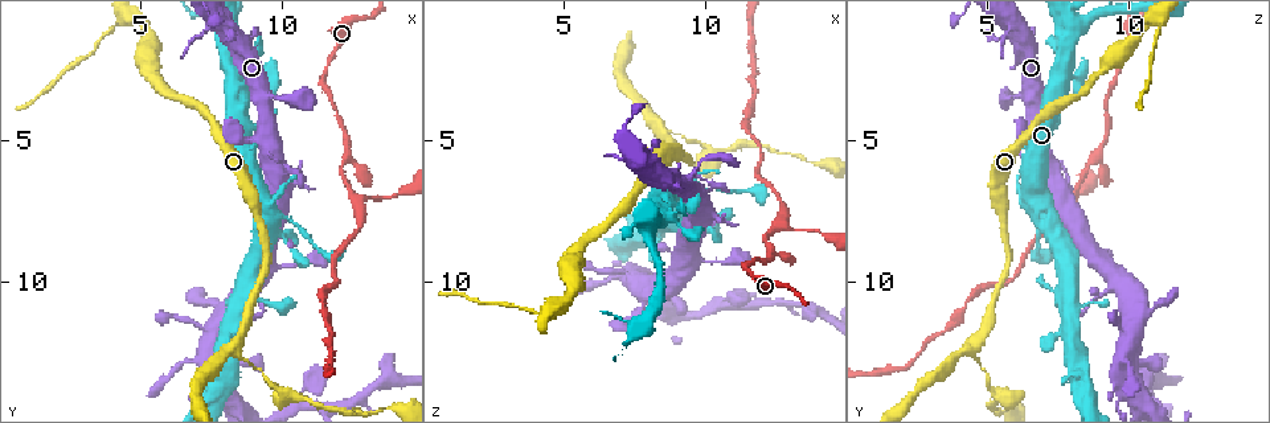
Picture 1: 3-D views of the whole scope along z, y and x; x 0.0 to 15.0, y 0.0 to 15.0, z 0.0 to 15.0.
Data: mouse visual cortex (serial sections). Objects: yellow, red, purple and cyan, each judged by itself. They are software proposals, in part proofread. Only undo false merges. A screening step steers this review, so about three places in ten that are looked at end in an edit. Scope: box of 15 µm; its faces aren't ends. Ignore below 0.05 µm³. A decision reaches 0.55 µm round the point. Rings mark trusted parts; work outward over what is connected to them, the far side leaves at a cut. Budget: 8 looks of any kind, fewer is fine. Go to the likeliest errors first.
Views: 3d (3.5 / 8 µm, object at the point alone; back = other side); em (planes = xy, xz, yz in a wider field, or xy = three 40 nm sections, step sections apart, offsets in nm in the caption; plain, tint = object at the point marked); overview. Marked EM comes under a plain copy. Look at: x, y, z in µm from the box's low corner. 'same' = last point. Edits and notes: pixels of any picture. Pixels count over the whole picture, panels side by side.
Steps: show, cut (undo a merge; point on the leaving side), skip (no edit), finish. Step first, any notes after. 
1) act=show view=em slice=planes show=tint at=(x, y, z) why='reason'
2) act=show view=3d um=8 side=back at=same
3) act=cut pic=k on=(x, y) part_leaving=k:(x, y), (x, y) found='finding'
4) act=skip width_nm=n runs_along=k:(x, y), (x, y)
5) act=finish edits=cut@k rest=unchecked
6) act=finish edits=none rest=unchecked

act=show view=3d um=3.5 at=(3.8, 1.3, 11.0) why='thick turns thin'

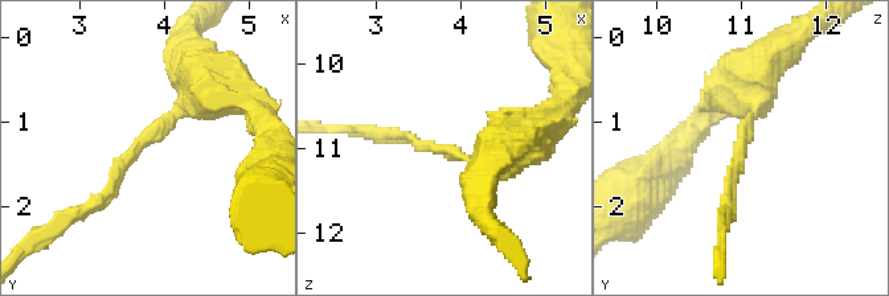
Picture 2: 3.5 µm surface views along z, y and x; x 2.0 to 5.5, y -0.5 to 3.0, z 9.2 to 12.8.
act=show view=em slice=xy step=2 show=tint at=(3.80, 1.20, 11.00) why='now the EM'

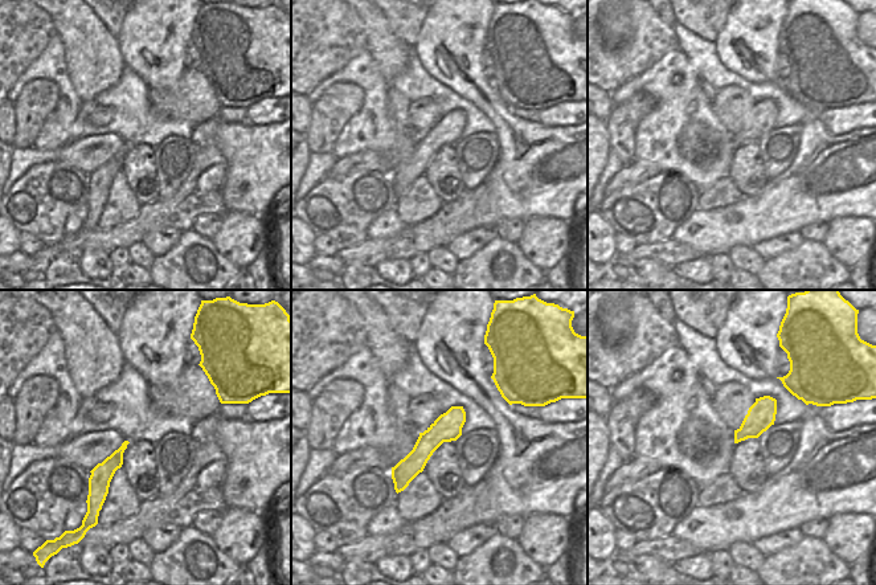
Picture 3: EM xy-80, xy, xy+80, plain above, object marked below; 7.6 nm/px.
act=skip found='continuous, no second cell'

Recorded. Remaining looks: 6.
act=show view=3d um=3.5 at=(12.6, 7.1, 7.9) why='two arms in line, one across'

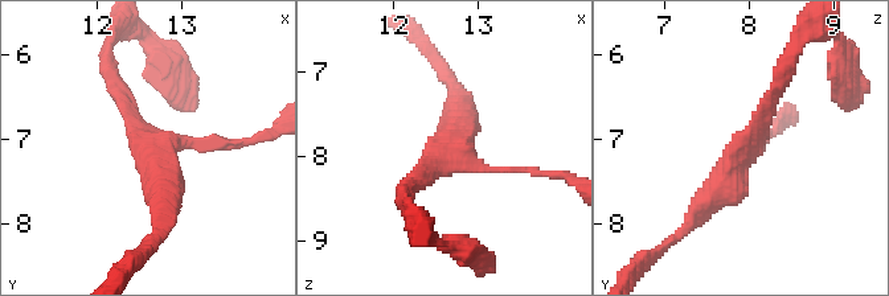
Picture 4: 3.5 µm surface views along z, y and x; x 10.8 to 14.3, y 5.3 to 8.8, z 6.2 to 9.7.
act=show view=em slice=xy step=5 show=tint at=(12.65, 7.05, 7.90) arms=3 arm_widths_nm=100,200,350

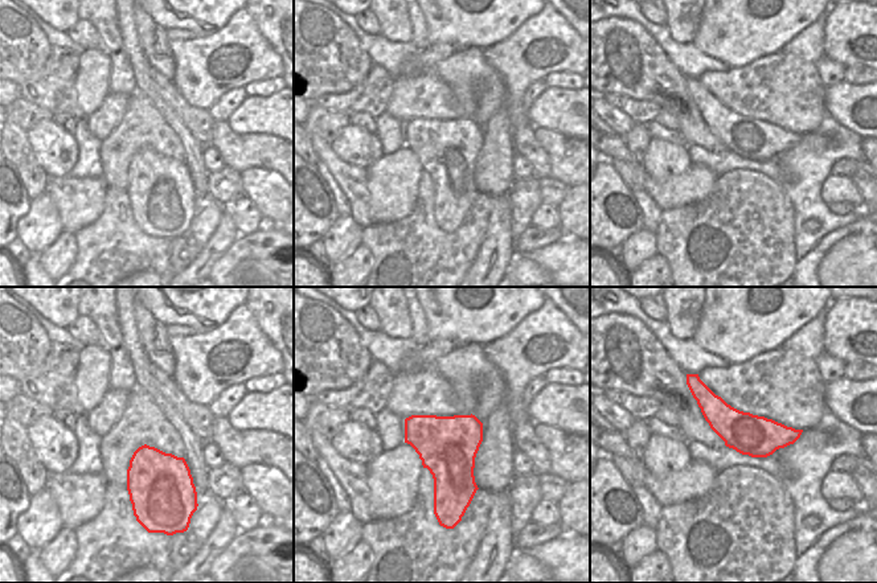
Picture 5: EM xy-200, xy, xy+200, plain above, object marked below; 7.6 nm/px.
act=skip runs_along=5:(699, 385), (738, 430), (796, 434) found='all the same cell'

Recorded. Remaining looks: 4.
act=show view=3d um=3.5 at=(8.5, 12.3, 4.5) why='thick turns thin'

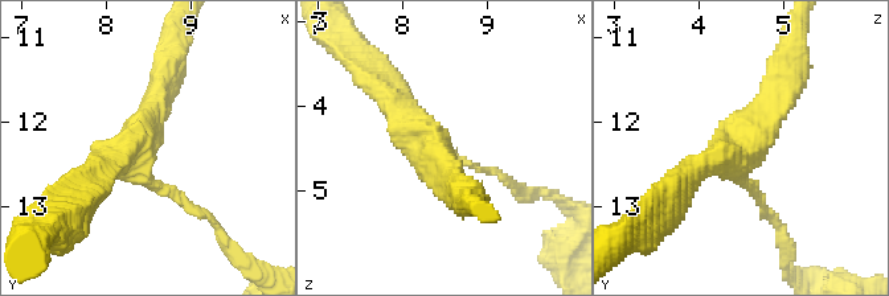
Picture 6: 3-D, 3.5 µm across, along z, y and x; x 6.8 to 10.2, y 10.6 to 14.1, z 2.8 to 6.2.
act=skip arm_widths_nm=100,300,350 found='one cell here'

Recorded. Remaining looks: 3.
act=finish edits=none rest=unchecked

